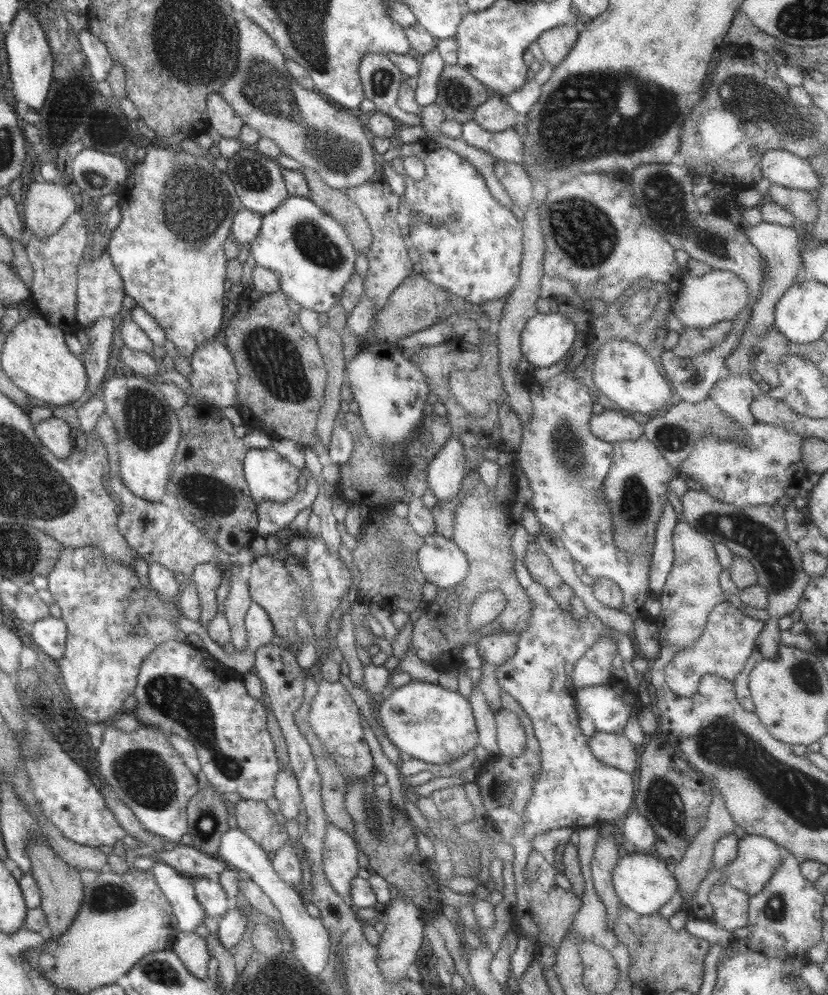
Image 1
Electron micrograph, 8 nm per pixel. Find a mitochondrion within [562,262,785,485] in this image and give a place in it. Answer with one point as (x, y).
(673, 437)

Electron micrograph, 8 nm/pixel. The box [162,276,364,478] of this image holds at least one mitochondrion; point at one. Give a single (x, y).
(271, 359)

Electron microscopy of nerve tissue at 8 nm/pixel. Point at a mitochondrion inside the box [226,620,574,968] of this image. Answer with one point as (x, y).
(371, 810)

